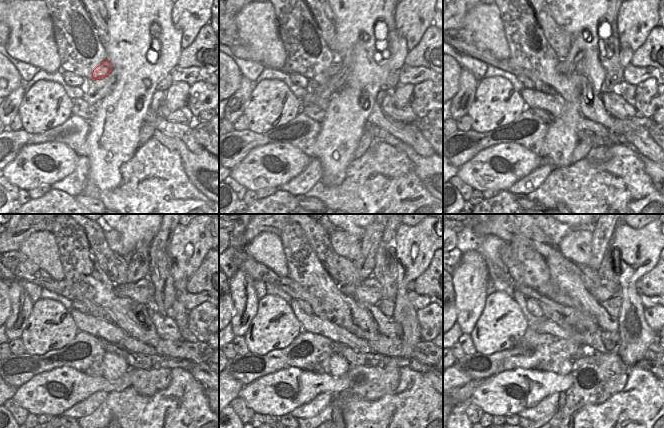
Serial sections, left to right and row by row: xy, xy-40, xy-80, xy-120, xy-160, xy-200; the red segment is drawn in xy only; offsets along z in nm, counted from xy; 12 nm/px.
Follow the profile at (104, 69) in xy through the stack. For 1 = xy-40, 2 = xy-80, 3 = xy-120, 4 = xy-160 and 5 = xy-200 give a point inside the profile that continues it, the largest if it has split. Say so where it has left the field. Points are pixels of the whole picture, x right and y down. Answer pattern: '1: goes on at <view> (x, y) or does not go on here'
1: goes on at xy-40 (336, 65)
2: goes on at xy-80 (567, 66)
3: goes on at xy-120 (138, 287)
4: goes on at xy-160 (369, 290)
5: goes on at xy-200 (606, 289)

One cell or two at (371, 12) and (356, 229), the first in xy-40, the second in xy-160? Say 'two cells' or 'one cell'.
one cell

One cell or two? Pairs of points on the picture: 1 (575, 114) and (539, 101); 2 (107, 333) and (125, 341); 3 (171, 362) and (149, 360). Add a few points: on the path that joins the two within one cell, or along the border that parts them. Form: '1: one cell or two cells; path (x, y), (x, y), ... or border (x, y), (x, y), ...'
1: two cells; border (565, 102), (562, 113), (556, 118)
2: one cell; path (111, 333), (121, 337)
3: one cell; path (166, 362), (154, 361)

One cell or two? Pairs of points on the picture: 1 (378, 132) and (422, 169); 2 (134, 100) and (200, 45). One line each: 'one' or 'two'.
1: one
2: two

